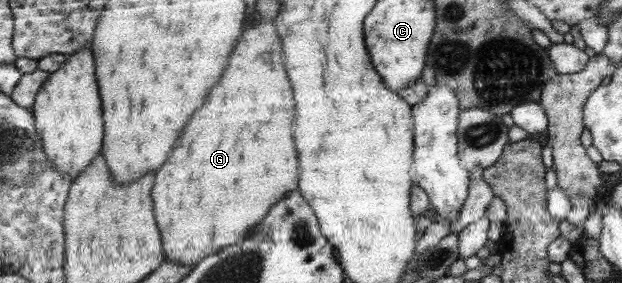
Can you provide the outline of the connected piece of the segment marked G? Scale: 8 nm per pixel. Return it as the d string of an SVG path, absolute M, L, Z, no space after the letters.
M260 21L259 25L255 25L253 29L243 31L243 35L239 37L239 43L235 45L235 51L231 55L231 63L227 65L227 71L223 71L223 79L211 89L211 95L207 95L207 103L195 113L191 115L191 123L185 127L183 135L179 137L179 143L175 143L175 151L171 151L171 159L167 159L165 167L161 167L155 173L155 191L151 191L151 195L155 195L155 217L158 230L161 232L162 251L165 254L164 261L172 261L179 265L194 266L199 263L207 255L217 253L221 247L233 245L235 241L239 241L245 233L247 227L257 225L270 211L270 207L275 205L286 197L287 194L297 189L298 173L297 173L297 148L293 147L294 137L291 137L291 127L293 127L293 119L295 119L295 105L293 105L293 97L291 97L291 89L289 89L289 81L287 81L286 71L283 71L283 61L281 61L281 45L279 45L278 31L275 31L271 21Z

